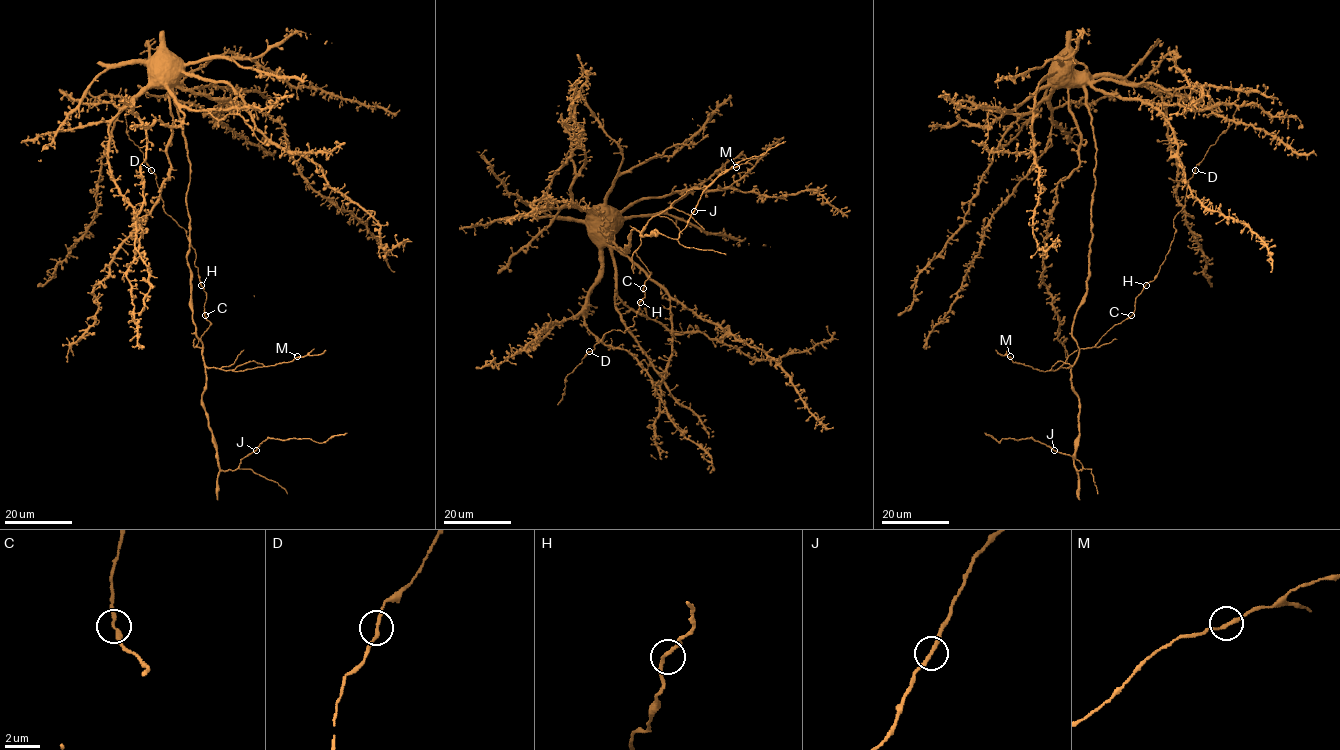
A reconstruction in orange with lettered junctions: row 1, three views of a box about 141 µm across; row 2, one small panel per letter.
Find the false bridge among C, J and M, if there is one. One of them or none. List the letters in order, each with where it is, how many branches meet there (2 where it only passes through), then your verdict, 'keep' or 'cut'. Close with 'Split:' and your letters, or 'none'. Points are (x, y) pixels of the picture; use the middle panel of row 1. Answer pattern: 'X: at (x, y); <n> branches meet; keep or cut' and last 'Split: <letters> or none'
C: at (643, 288); 2 branches meet; keep
J: at (694, 211); 2 branches meet; keep
M: at (736, 167); 2 branches meet; keep
Split: none

